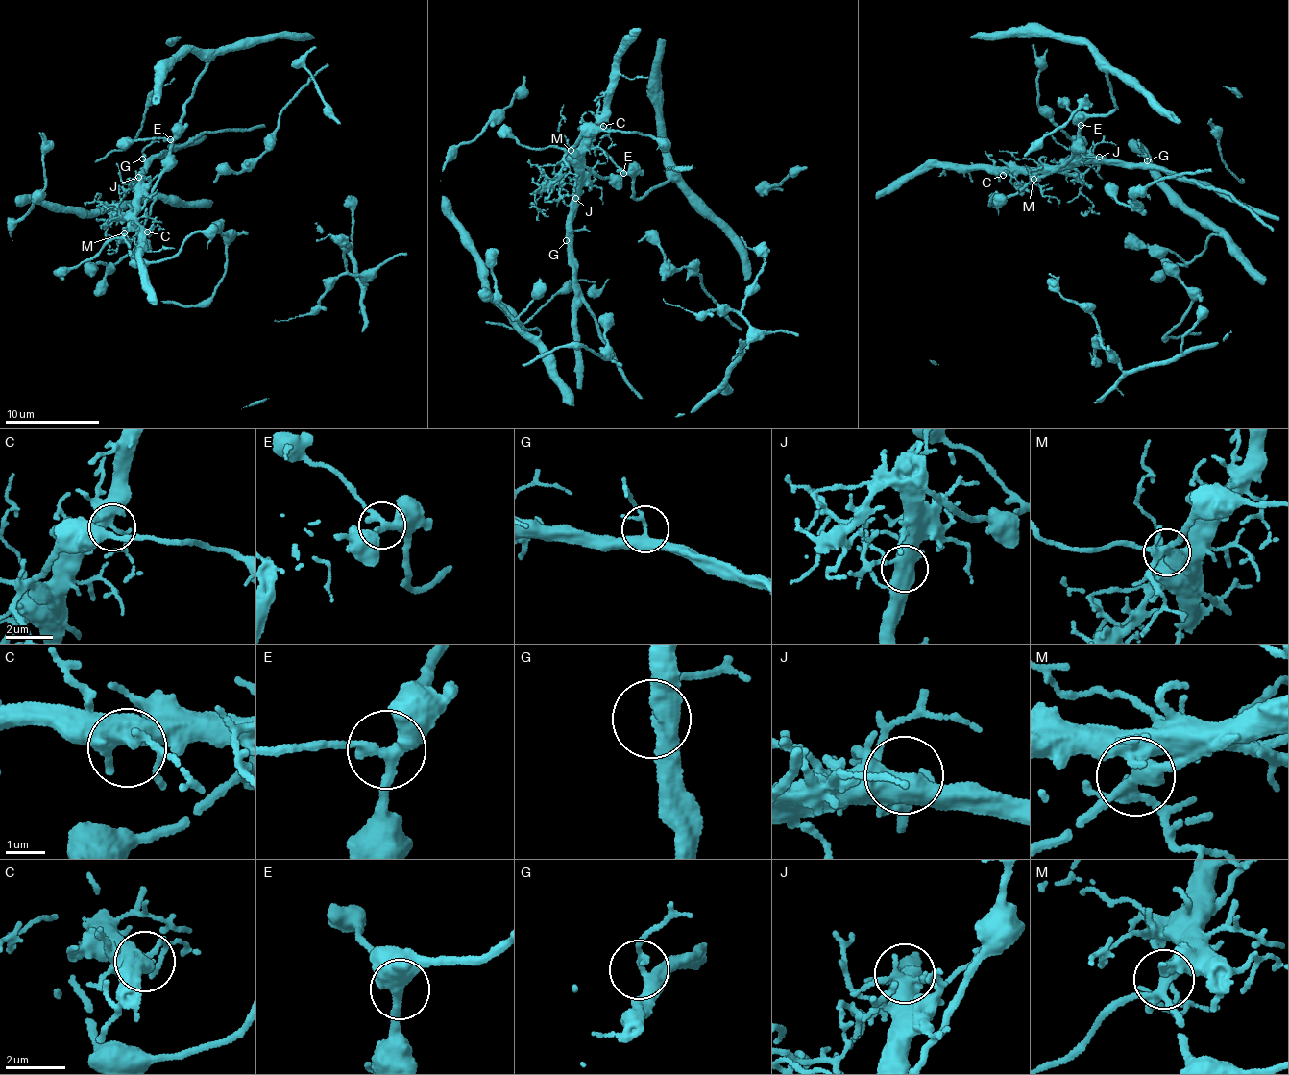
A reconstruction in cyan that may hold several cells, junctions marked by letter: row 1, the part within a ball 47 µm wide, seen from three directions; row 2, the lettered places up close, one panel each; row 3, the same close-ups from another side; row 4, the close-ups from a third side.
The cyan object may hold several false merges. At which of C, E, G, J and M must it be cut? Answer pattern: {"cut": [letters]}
{"cut": ["M"]}

